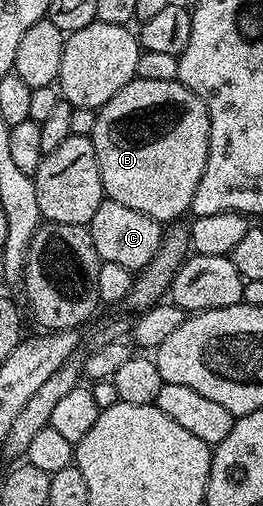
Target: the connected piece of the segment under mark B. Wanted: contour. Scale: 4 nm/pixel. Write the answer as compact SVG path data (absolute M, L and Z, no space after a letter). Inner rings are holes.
M141 79L130 80L130 82L121 90L117 90L117 94L113 94L113 98L109 98L109 102L105 102L105 106L98 109L95 113L95 125L91 131L91 141L97 150L97 166L101 170L101 182L103 183L104 197L113 202L121 202L121 206L129 206L129 210L141 210L141 214L149 214L149 218L160 222L175 222L182 212L186 213L190 209L193 202L193 194L197 190L197 182L201 182L201 174L207 165L207 151L209 150L209 114L205 110L205 106L201 102L201 98L197 98L197 94L193 94L184 84L180 84L178 80L170 80L169 82L145 82Z

